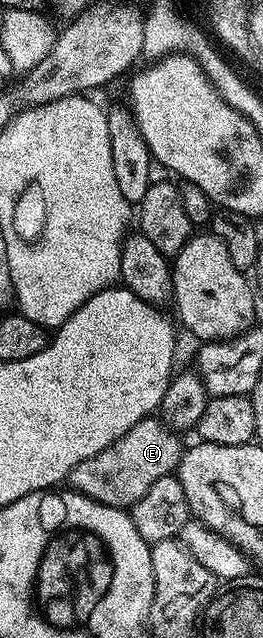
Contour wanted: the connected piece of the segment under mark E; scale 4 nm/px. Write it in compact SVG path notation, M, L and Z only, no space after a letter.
M150 417L139 421L119 441L103 449L103 453L95 453L95 457L79 461L79 465L75 465L69 475L68 486L80 495L108 507L131 509L137 504L139 497L146 496L147 489L151 489L151 485L155 485L159 477L167 477L176 472L183 454L181 439L182 436L160 418Z

